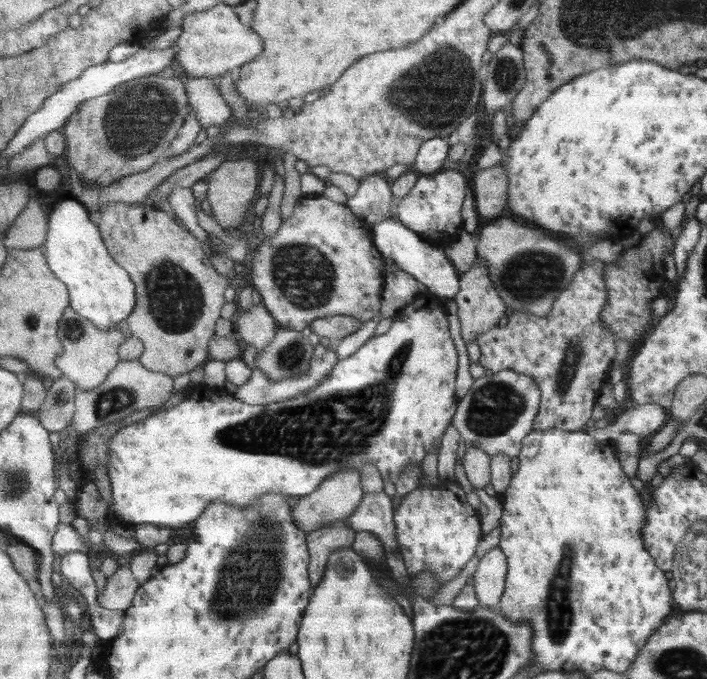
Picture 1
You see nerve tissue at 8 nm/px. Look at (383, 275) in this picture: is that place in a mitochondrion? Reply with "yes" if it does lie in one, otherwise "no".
no

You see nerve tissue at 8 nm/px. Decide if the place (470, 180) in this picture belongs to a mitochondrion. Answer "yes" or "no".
no

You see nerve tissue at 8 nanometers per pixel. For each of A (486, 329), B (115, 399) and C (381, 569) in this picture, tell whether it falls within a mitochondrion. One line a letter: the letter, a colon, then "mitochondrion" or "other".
A: other
B: mitochondrion
C: other

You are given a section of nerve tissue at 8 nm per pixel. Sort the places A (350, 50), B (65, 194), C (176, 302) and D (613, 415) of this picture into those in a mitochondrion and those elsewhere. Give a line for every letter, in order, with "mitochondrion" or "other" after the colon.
A: other
B: other
C: mitochondrion
D: other

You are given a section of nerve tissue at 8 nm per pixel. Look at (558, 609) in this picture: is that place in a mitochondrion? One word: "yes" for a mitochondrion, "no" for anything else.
yes

